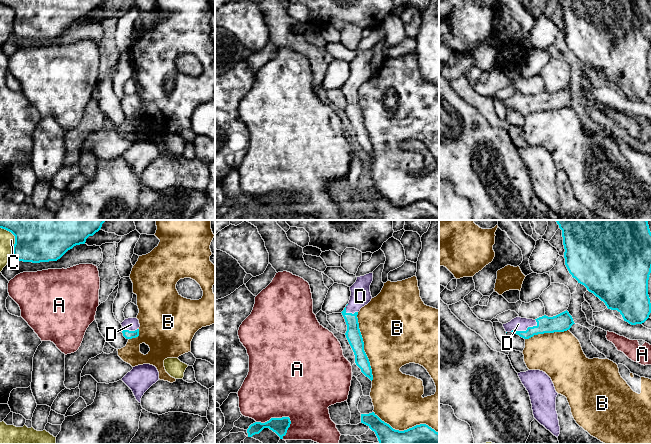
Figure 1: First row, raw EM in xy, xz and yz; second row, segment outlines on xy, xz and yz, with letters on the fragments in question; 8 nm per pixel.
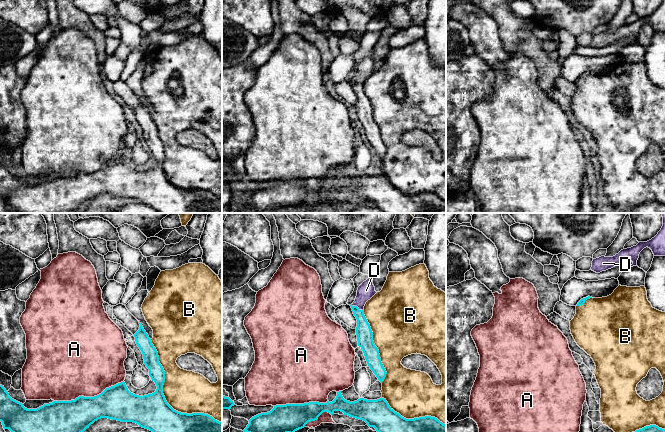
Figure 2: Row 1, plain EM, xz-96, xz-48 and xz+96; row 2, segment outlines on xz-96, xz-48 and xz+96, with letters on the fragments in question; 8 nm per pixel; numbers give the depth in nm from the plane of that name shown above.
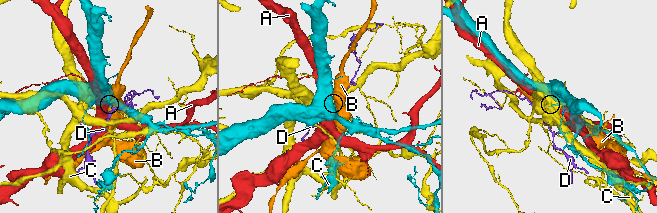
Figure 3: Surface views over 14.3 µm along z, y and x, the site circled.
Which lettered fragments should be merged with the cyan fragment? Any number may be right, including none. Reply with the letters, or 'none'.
D

